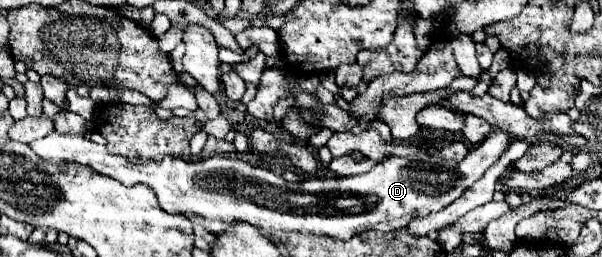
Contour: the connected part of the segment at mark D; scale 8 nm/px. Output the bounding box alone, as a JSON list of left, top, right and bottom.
[30,129,512,239]

